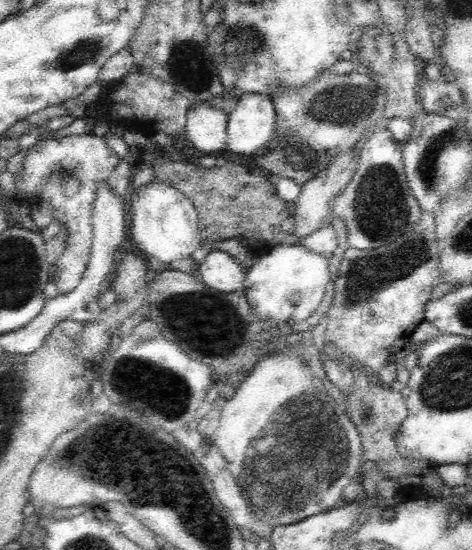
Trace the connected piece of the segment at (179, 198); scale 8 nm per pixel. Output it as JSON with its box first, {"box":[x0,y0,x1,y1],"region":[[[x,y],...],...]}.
{"box":[132,180,202,264],"region":[[[153,180],[145,186],[134,188],[134,200],[132,200],[132,238],[138,244],[138,253],[152,260],[153,264],[168,264],[178,259],[187,259],[202,245],[198,228],[198,211],[193,205],[192,199],[180,192],[174,185],[164,180]]]}

